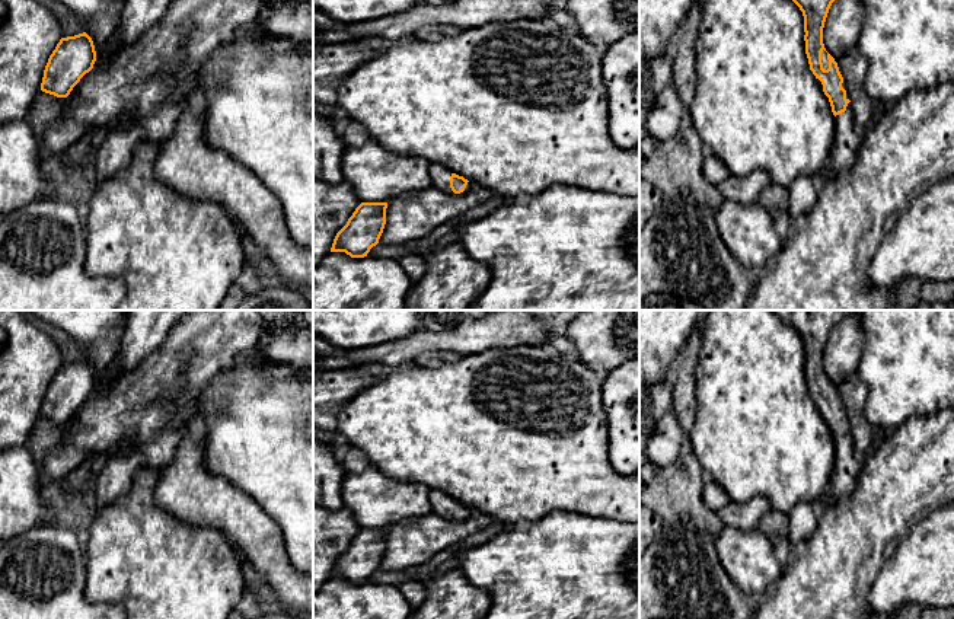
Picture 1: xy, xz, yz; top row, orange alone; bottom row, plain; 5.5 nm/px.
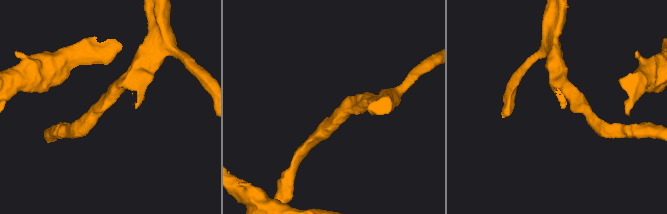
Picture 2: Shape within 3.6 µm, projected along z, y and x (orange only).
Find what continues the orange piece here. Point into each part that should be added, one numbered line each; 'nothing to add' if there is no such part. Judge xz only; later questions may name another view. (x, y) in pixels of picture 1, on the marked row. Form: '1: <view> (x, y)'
1: xz (440, 176)

